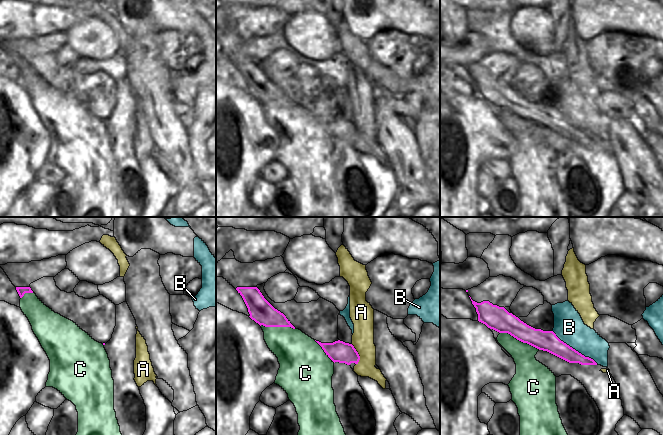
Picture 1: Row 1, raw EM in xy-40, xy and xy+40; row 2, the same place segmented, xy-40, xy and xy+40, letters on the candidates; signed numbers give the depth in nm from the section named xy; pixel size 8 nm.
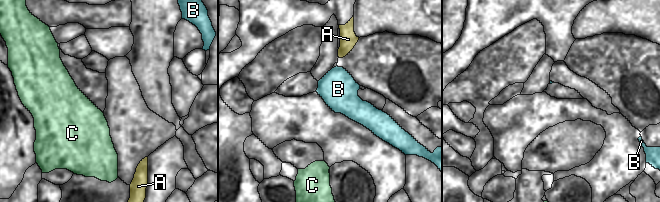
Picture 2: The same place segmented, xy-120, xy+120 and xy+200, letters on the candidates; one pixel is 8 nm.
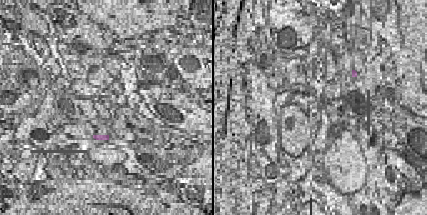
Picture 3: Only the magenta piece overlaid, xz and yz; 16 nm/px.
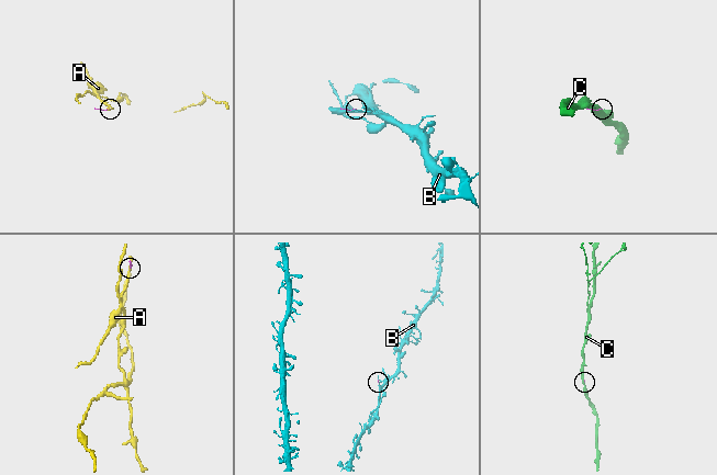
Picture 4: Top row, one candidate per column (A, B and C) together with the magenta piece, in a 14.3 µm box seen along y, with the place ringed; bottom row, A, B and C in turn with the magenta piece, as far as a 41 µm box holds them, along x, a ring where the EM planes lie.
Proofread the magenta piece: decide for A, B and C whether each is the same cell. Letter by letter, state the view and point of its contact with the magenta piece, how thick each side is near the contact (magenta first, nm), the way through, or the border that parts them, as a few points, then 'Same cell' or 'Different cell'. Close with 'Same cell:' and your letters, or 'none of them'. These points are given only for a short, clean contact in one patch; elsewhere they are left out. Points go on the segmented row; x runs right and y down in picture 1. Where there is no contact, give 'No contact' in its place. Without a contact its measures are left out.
A: Touches magenta at xy (358, 354). Thickness 170 nm (magenta) against 180 nm. Boundary: xy (351, 344), (359, 356), (357, 364). Different cell
B: Touches magenta at xy+40 (574, 349). Thickness 160 nm (magenta) against 240 nm. Boundary: xy+40 (552, 330), (561, 340), (585, 356), (592, 358), (597, 363). Different cell
C: Touches magenta at xy+40 (520, 340). Thickness 190 nm (magenta) against 200 nm. Different cell
Same cell: none of them

